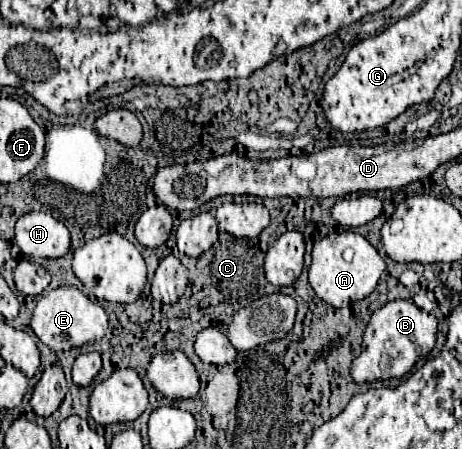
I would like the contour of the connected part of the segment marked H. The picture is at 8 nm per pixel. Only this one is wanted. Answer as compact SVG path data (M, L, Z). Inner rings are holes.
M28 212L16 222L16 244L32 258L58 258L70 250L68 228L46 212Z

